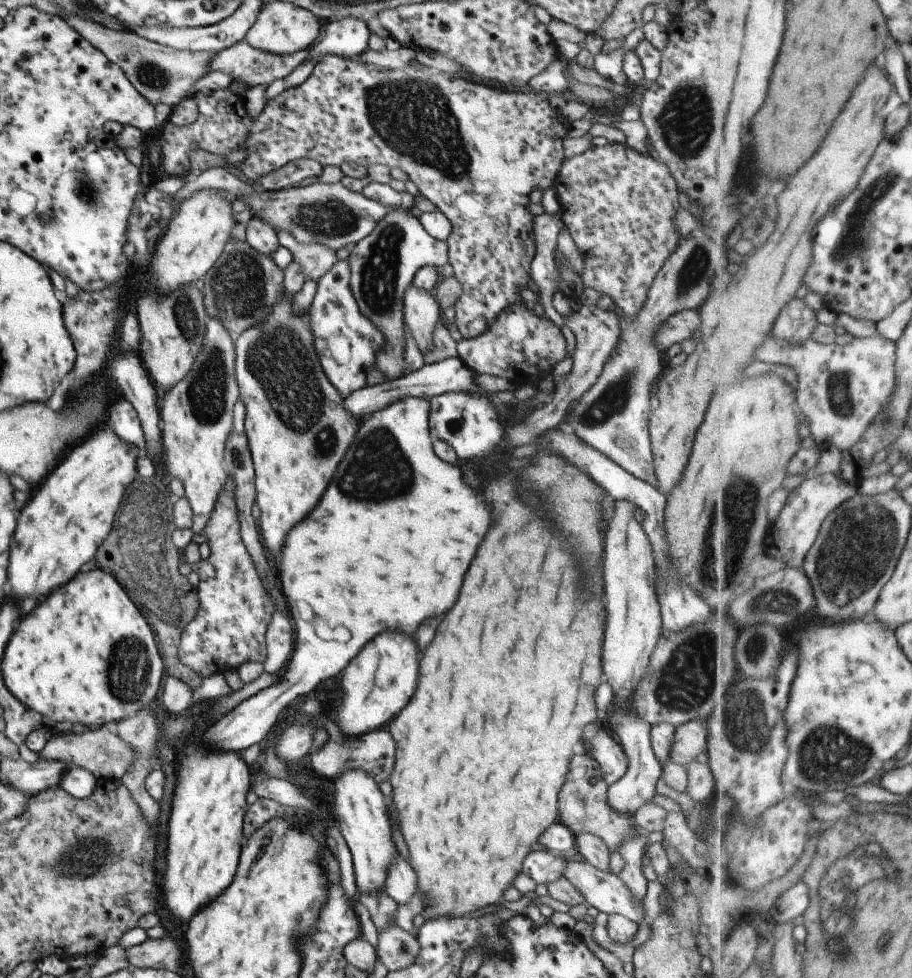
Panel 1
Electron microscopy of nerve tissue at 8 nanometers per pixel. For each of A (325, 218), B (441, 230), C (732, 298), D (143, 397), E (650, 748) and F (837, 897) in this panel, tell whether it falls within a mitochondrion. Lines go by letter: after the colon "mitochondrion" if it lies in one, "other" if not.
A: mitochondrion
B: other
C: other
D: other
E: other
F: mitochondrion

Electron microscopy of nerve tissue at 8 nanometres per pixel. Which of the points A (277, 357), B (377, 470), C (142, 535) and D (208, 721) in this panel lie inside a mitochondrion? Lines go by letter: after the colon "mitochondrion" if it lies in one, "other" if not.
A: mitochondrion
B: mitochondrion
C: mitochondrion
D: other

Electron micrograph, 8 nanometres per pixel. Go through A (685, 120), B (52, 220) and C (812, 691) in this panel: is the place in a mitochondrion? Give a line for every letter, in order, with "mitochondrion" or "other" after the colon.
A: mitochondrion
B: mitochondrion
C: other

